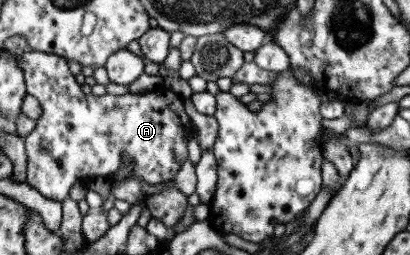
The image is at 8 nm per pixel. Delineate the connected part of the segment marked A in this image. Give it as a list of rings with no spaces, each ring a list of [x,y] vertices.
[[[26,49],[17,56],[17,66],[22,70],[25,93],[32,95],[38,103],[42,114],[35,120],[34,128],[22,139],[26,153],[25,182],[44,198],[61,203],[67,197],[70,187],[76,182],[96,176],[110,179],[120,167],[122,153],[132,158],[132,170],[126,177],[138,177],[150,184],[164,183],[173,180],[182,162],[188,158],[186,141],[188,134],[194,130],[186,112],[183,98],[176,93],[168,92],[167,98],[153,90],[143,94],[125,93],[100,96],[84,93],[81,86],[70,74],[67,61],[55,54],[46,54]]]

